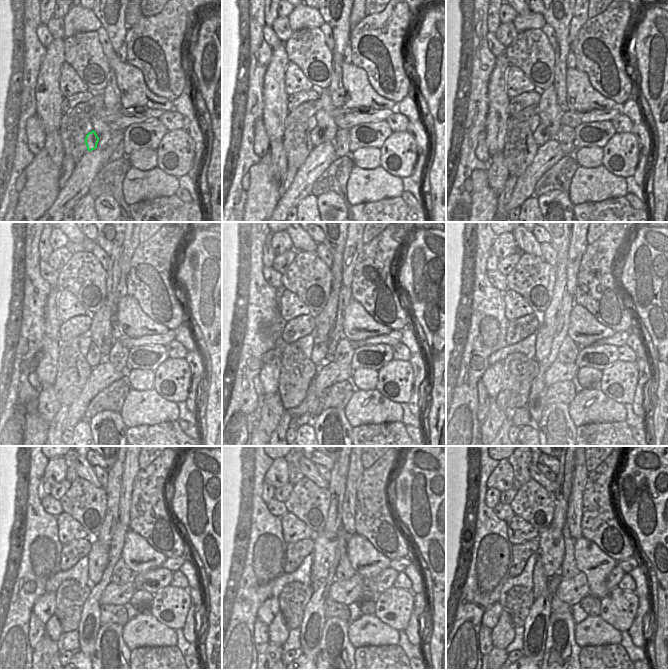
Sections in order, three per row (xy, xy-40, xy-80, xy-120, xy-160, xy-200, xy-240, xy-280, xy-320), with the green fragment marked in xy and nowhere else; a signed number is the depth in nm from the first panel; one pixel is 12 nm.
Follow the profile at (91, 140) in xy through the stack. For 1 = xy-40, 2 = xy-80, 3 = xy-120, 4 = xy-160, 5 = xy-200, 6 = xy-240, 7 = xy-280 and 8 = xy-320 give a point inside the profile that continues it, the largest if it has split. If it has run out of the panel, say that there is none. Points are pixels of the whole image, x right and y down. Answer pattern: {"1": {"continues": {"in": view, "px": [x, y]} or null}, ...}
{"1": {"continues": {"in": "xy-40", "px": [317, 137]}}, "2": {"continues": {"in": "xy-80", "px": [540, 135]}}, "3": {"continues": {"in": "xy-120", "px": [94, 357]}}, "4": {"continues": {"in": "xy-160", "px": [319, 356]}}, "5": {"continues": {"in": "xy-200", "px": [544, 339]}}, "6": {"continues": {"in": "xy-240", "px": [98, 557]}}, "7": {"continues": {"in": "xy-280", "px": [324, 552]}}, "8": {"continues": {"in": "xy-320", "px": [551, 551]}}}

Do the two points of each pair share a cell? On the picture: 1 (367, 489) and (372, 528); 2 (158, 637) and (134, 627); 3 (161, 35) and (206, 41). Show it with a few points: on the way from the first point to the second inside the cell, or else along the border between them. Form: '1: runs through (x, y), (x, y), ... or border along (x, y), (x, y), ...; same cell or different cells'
1: runs through (372, 499), (372, 518); same cell
2: runs through (152, 633), (140, 630); same cell
3: border along (193, 33), (191, 40); different cells

